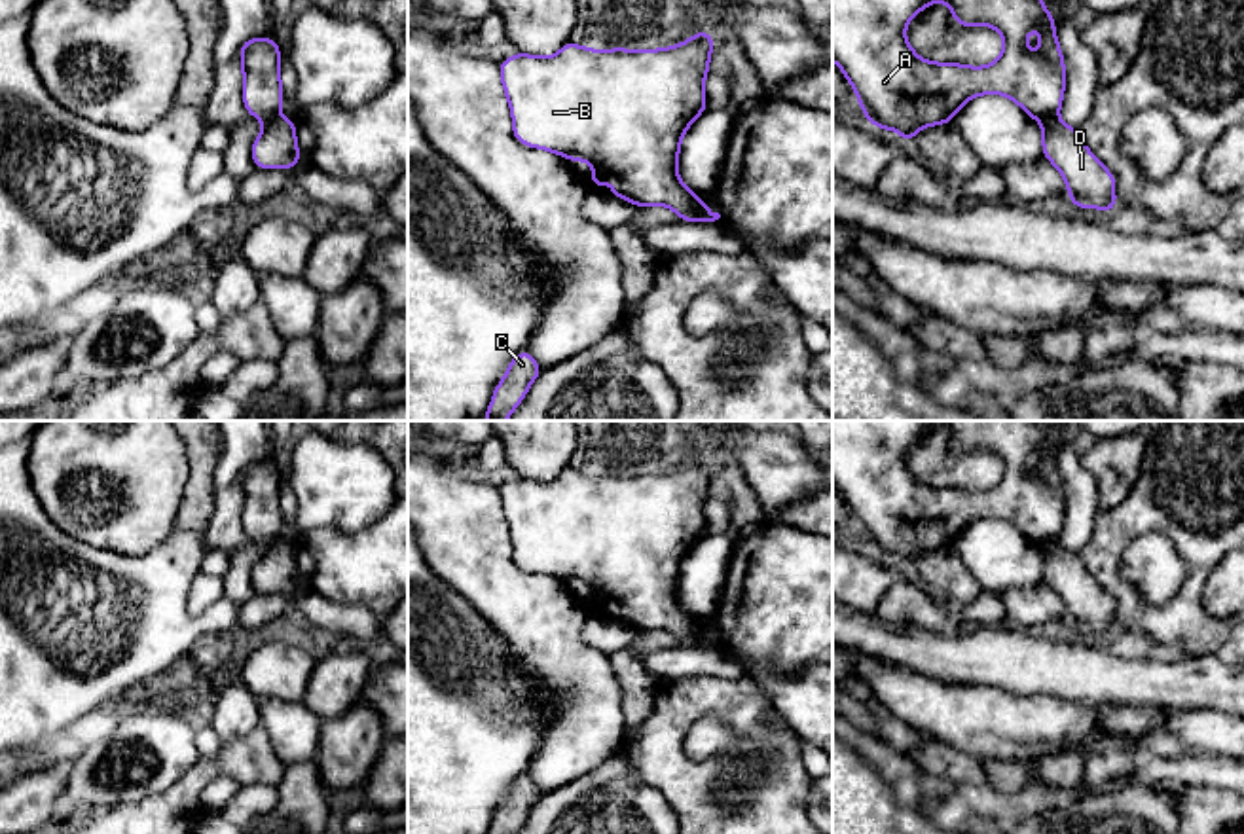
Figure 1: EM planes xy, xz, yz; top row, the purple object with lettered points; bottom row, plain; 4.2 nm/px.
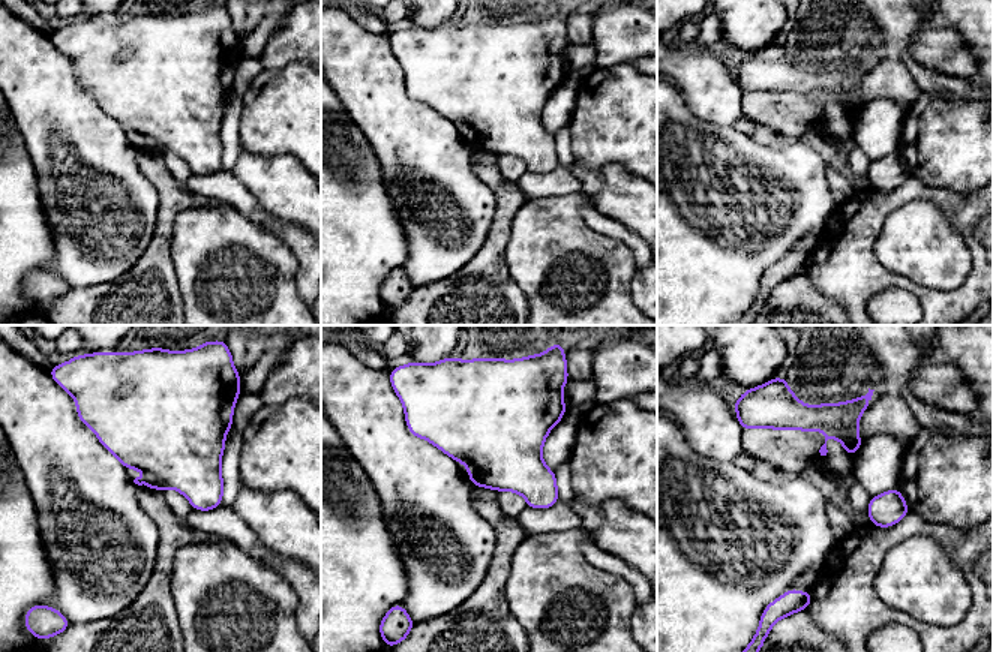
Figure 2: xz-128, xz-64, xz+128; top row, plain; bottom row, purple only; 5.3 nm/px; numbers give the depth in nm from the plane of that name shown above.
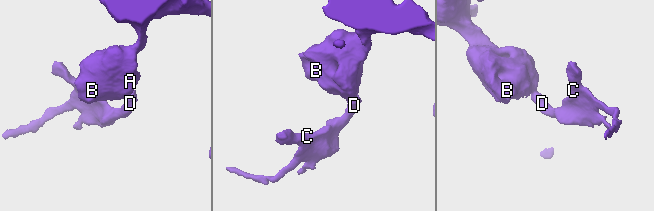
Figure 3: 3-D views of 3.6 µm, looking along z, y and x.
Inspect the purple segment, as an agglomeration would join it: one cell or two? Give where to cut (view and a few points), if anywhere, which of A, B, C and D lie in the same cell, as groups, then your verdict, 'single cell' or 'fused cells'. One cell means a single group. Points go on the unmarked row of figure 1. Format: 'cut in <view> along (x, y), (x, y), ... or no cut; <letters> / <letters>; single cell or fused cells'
cut in xz along (704, 632), (695, 645); A B / C D; fused cells

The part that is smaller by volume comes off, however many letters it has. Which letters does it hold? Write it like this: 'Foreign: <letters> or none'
Foreign: C, D

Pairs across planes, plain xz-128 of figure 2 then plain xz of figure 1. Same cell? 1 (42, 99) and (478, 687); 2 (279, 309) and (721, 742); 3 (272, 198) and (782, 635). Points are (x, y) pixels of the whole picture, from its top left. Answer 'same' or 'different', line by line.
1: different
2: different
3: different

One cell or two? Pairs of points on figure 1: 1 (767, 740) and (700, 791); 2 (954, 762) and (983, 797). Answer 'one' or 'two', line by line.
1: one
2: two

